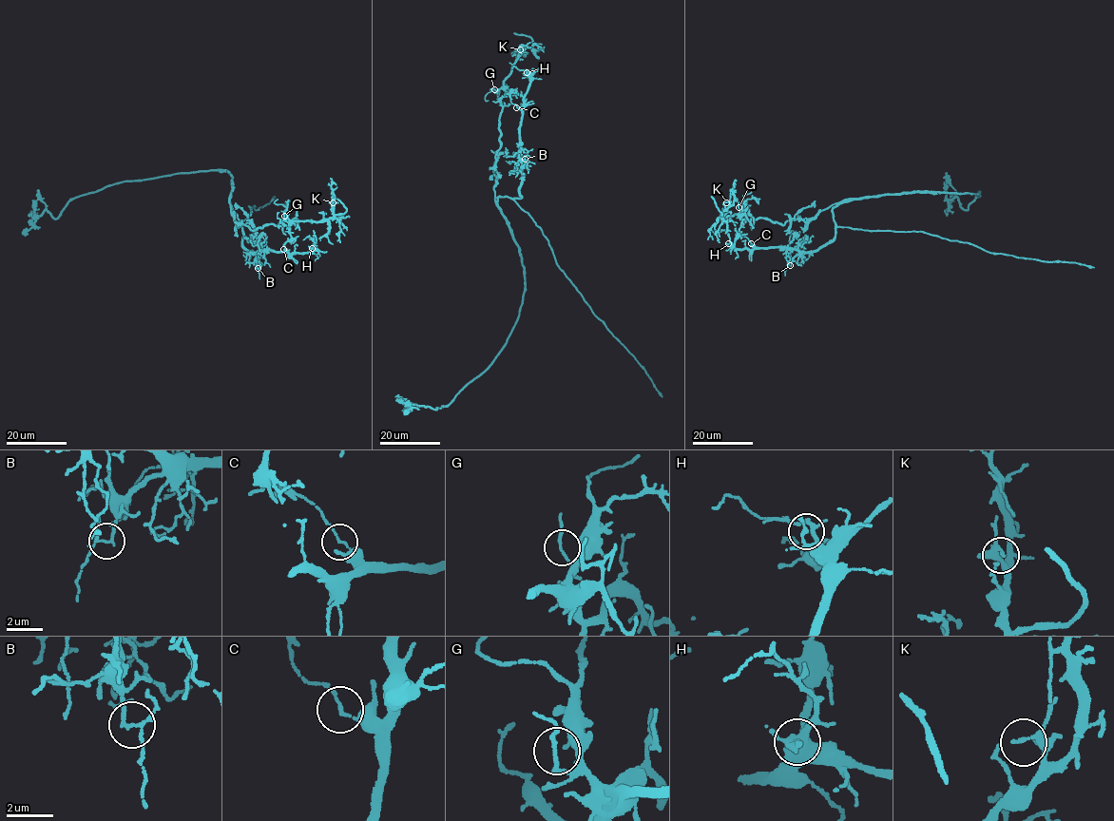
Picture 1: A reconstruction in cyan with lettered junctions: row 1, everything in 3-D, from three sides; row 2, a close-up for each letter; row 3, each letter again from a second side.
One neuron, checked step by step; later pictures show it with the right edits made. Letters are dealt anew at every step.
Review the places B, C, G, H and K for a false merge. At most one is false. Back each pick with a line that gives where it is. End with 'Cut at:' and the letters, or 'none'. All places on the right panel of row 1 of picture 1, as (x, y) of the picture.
C: place (751, 243)
Cut at: C

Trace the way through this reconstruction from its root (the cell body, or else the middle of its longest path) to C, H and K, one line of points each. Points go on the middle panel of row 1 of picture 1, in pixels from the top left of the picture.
C: (508, 220), (497, 200), (499, 197), (514, 199), (521, 196), (522, 111), (516, 106)
H: (508, 220), (497, 200), (499, 197), (514, 199), (521, 196), (520, 125), (529, 82), (527, 72)
K: (508, 220), (495, 201), (495, 154), (500, 143), (504, 81), (525, 47), (520, 49)

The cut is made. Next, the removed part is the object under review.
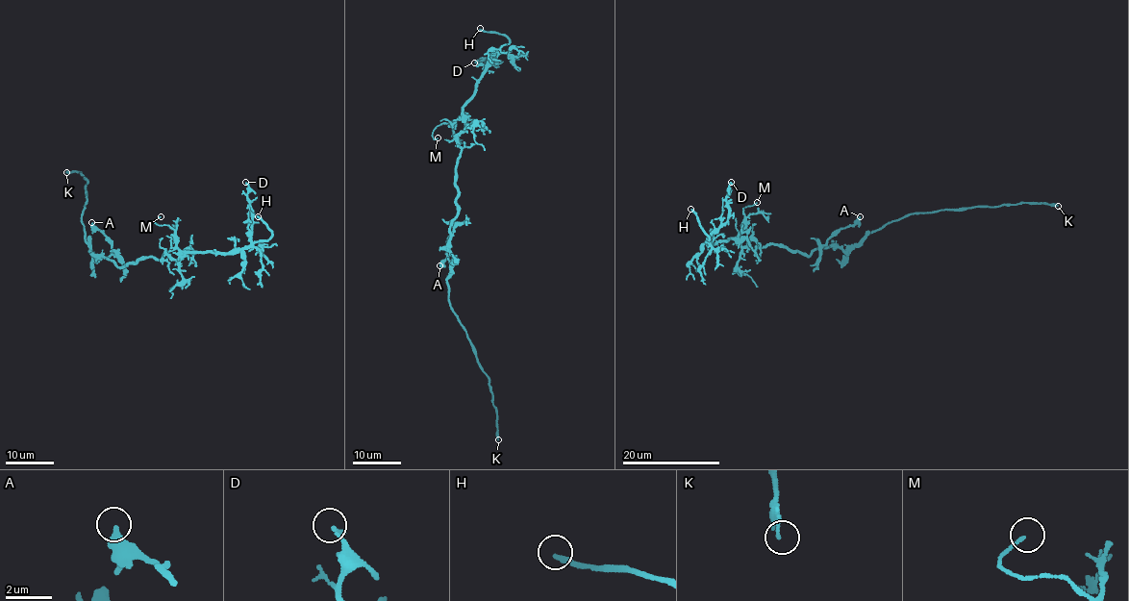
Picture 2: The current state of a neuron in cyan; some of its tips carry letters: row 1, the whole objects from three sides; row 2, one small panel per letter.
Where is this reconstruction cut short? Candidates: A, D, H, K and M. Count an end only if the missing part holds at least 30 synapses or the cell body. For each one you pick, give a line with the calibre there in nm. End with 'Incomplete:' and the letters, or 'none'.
H: Thickness 220 nm
K: Thickness 180 nm
Incomplete: H, K

